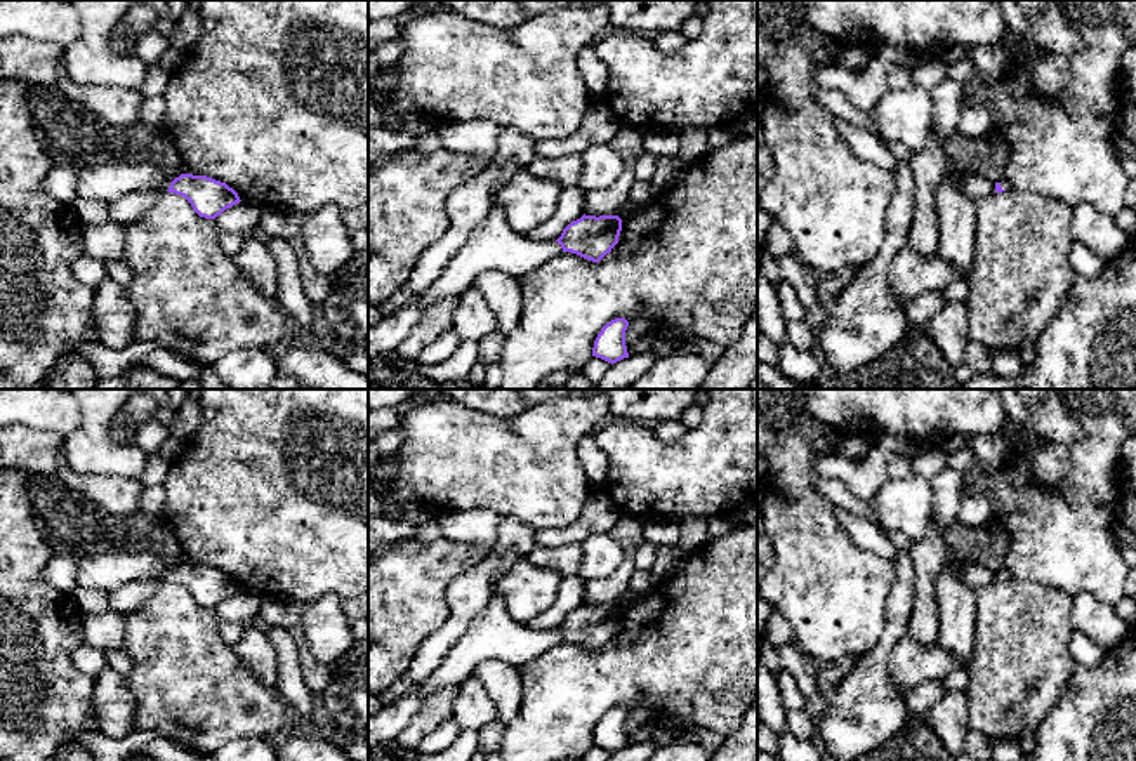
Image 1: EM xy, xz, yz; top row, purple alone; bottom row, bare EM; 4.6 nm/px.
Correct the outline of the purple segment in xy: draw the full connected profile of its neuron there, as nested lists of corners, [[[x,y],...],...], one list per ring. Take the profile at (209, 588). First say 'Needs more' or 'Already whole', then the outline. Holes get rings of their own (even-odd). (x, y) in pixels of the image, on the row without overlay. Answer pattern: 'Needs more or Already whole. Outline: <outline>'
Needs more. Outline: [[[102,553],[78,559],[76,586],[83,589],[111,592],[123,584],[144,579],[181,584],[205,608],[215,608],[241,591],[226,572],[193,563],[181,563],[170,570],[162,559],[146,553]]]

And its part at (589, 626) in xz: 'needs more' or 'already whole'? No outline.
needs more

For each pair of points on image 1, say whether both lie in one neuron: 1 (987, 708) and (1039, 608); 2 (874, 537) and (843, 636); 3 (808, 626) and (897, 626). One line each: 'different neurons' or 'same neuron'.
1: same neuron
2: different neurons
3: different neurons

